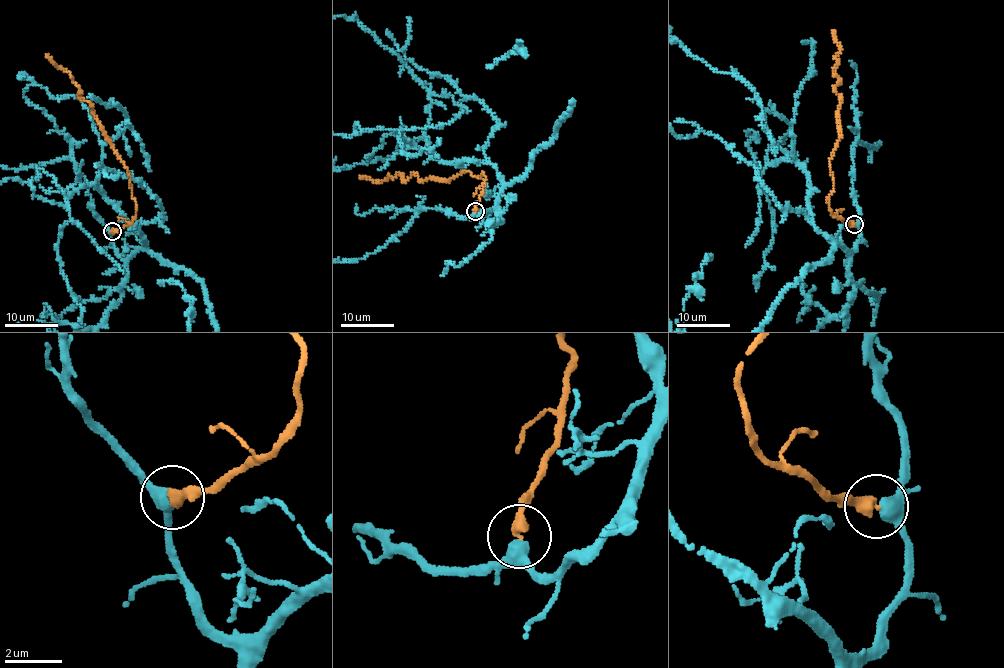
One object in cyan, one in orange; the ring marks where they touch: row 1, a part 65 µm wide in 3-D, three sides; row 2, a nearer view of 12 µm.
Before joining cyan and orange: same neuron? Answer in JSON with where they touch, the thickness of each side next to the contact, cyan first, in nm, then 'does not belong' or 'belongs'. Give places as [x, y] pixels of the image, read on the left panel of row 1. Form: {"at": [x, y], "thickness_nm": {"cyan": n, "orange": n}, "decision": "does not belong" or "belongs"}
{"at": [112, 231], "thickness_nm": {"cyan": 400, "orange": 360}, "decision": "belongs"}

